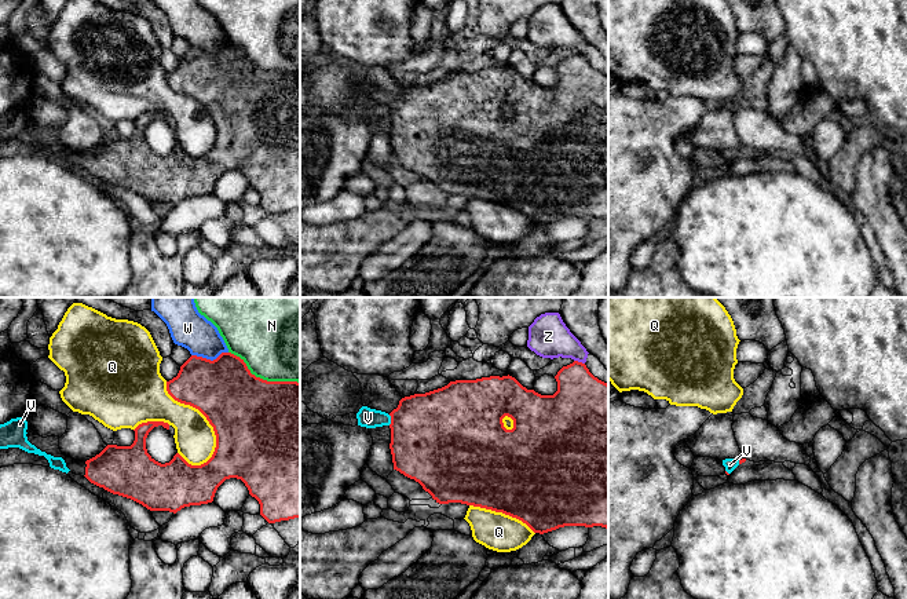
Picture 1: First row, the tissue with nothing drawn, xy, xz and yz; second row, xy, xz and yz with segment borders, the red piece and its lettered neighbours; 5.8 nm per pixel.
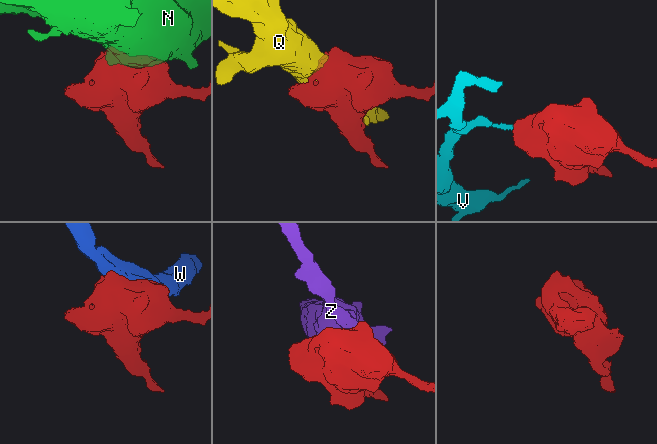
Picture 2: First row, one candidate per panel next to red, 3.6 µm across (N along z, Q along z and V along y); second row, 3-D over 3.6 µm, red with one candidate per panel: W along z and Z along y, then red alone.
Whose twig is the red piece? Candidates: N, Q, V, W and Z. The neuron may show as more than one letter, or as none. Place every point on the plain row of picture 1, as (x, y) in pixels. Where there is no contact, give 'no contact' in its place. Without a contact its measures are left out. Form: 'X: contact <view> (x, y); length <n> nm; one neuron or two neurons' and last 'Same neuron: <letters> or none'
N: contact xy (262, 70); length 460 nm; two neurons
Q: contact xy (207, 110); length 550 nm; two neurons
V: contact xz (391, 112); length 60 nm; two neurons
W: contact xy (209, 51); length 220 nm; two neurons
Z: contact xz (580, 54); length 70 nm; two neurons
Same neuron: none

